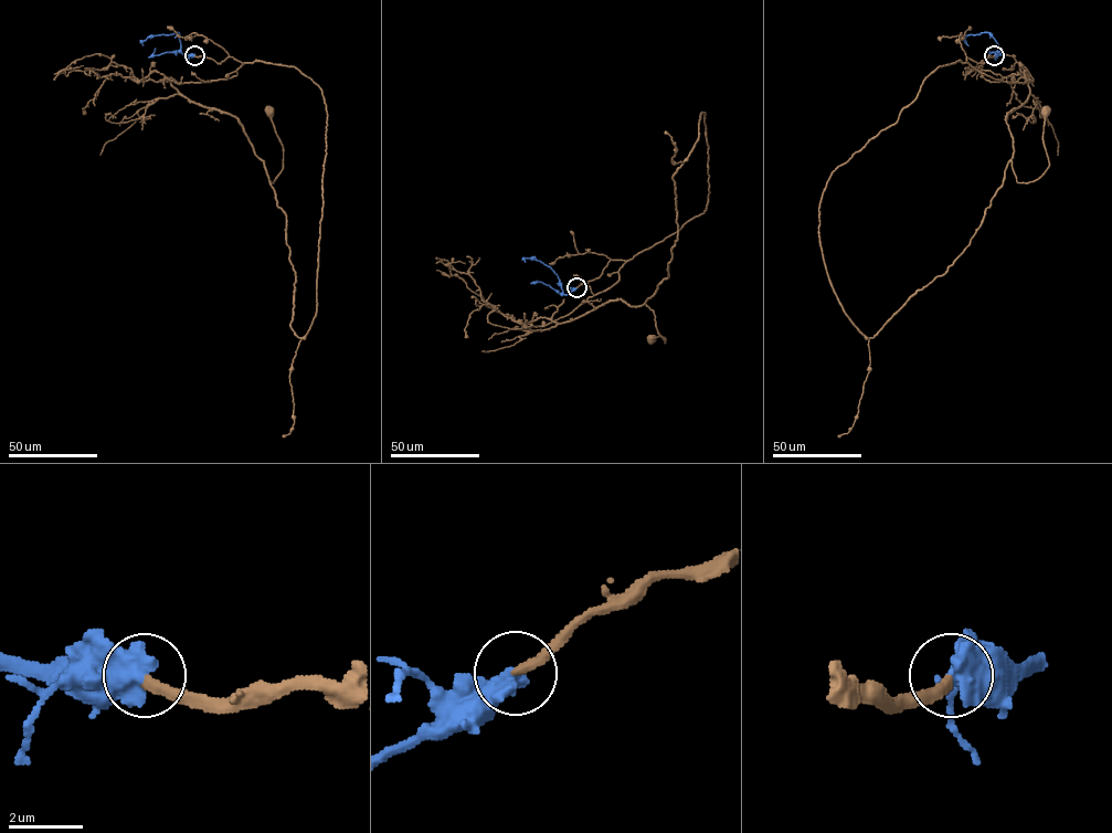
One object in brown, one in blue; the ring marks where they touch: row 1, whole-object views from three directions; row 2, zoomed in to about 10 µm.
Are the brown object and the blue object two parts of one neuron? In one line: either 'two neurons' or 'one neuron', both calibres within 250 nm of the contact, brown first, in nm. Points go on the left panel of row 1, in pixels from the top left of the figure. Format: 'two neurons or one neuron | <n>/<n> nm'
one neuron | 280/700 nm

